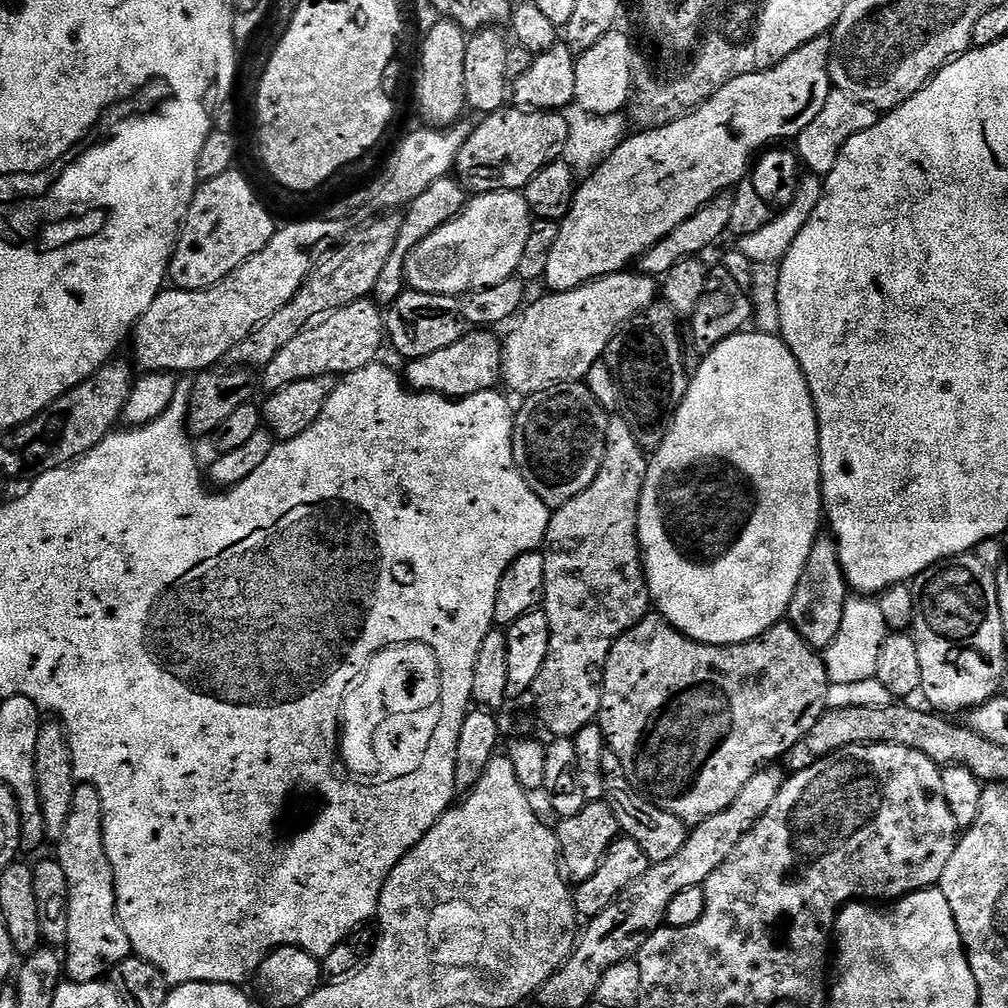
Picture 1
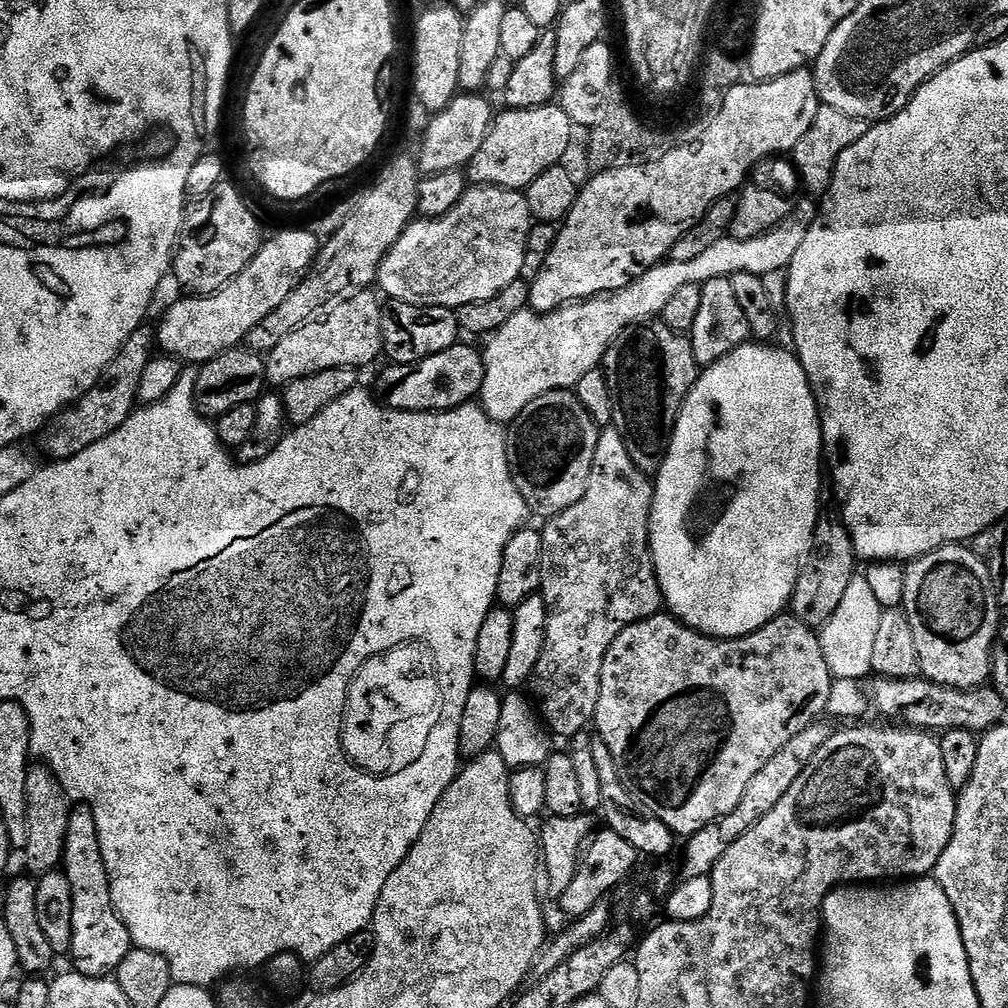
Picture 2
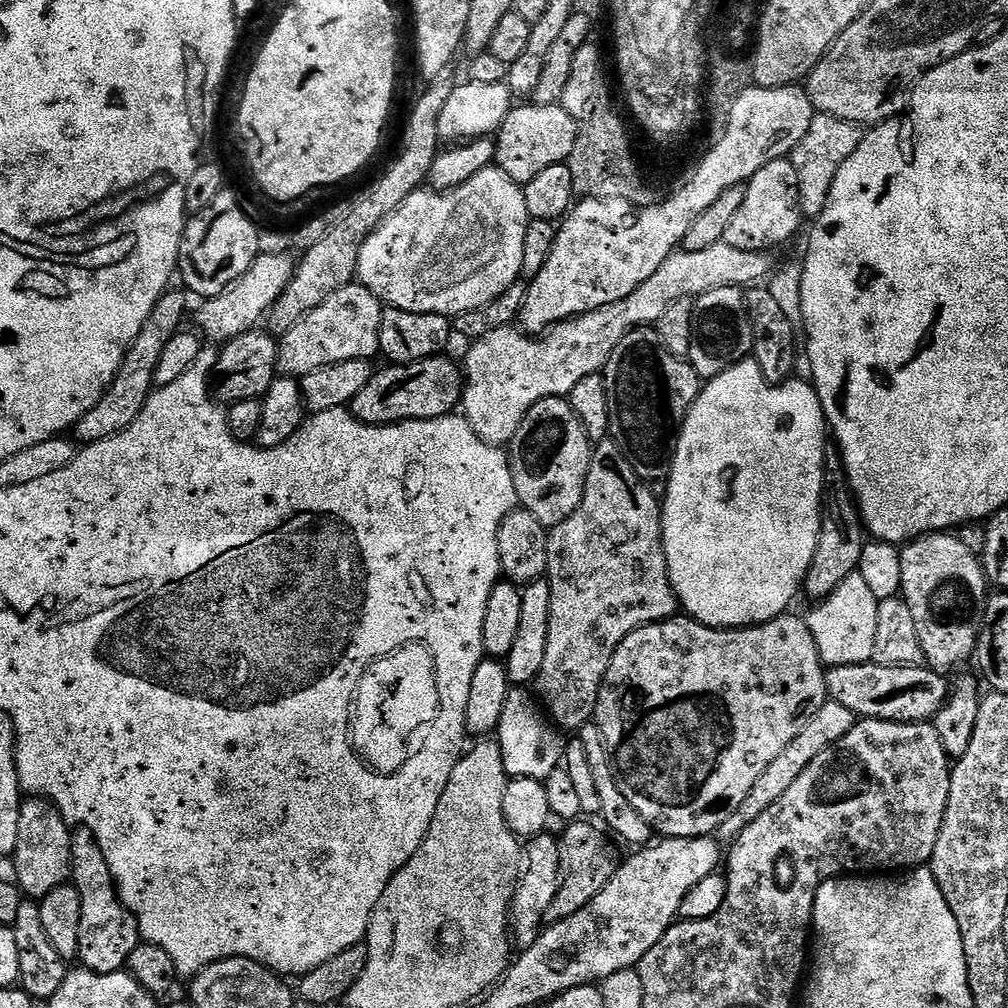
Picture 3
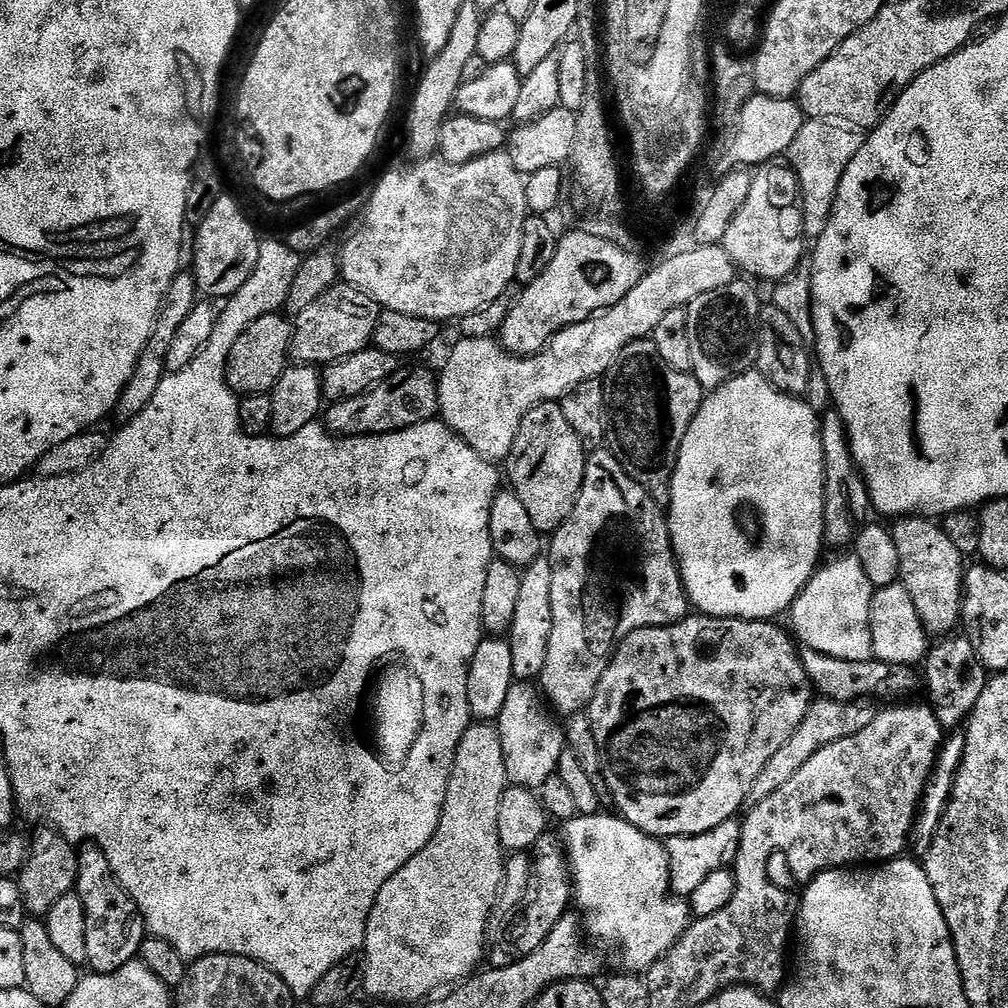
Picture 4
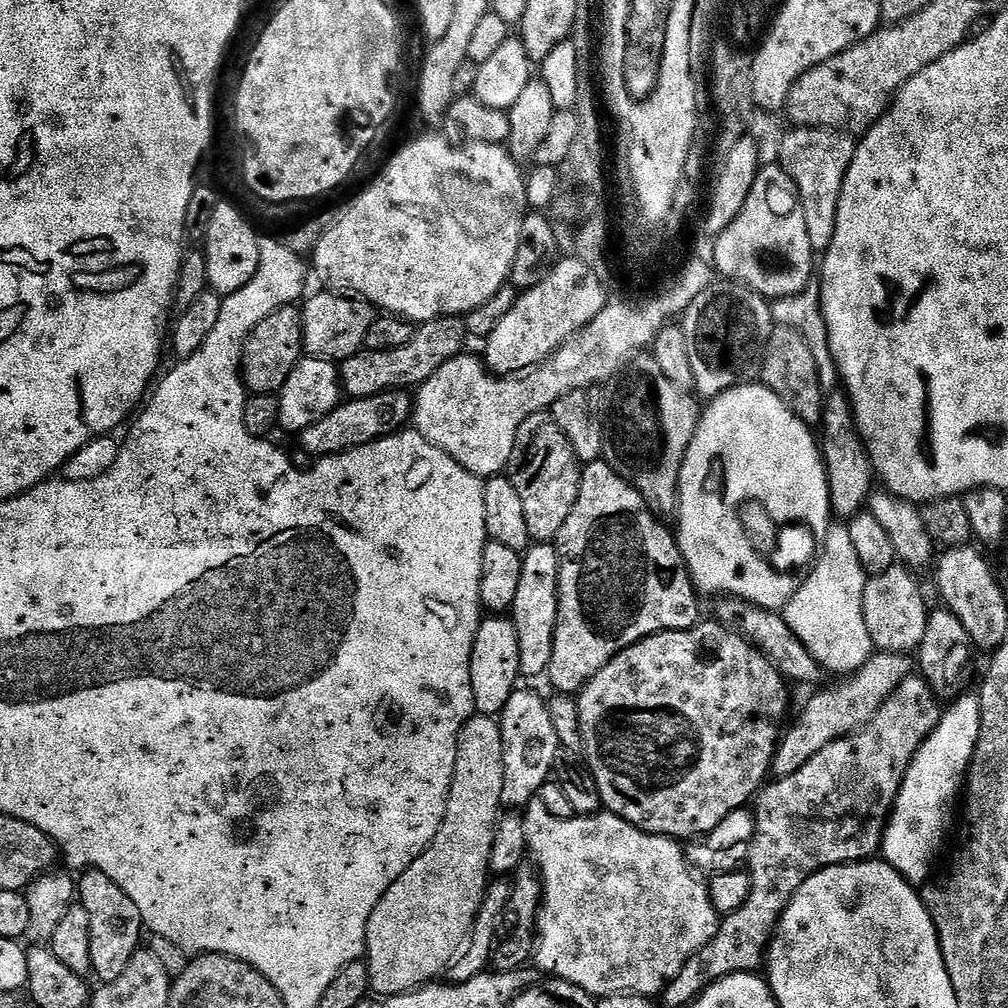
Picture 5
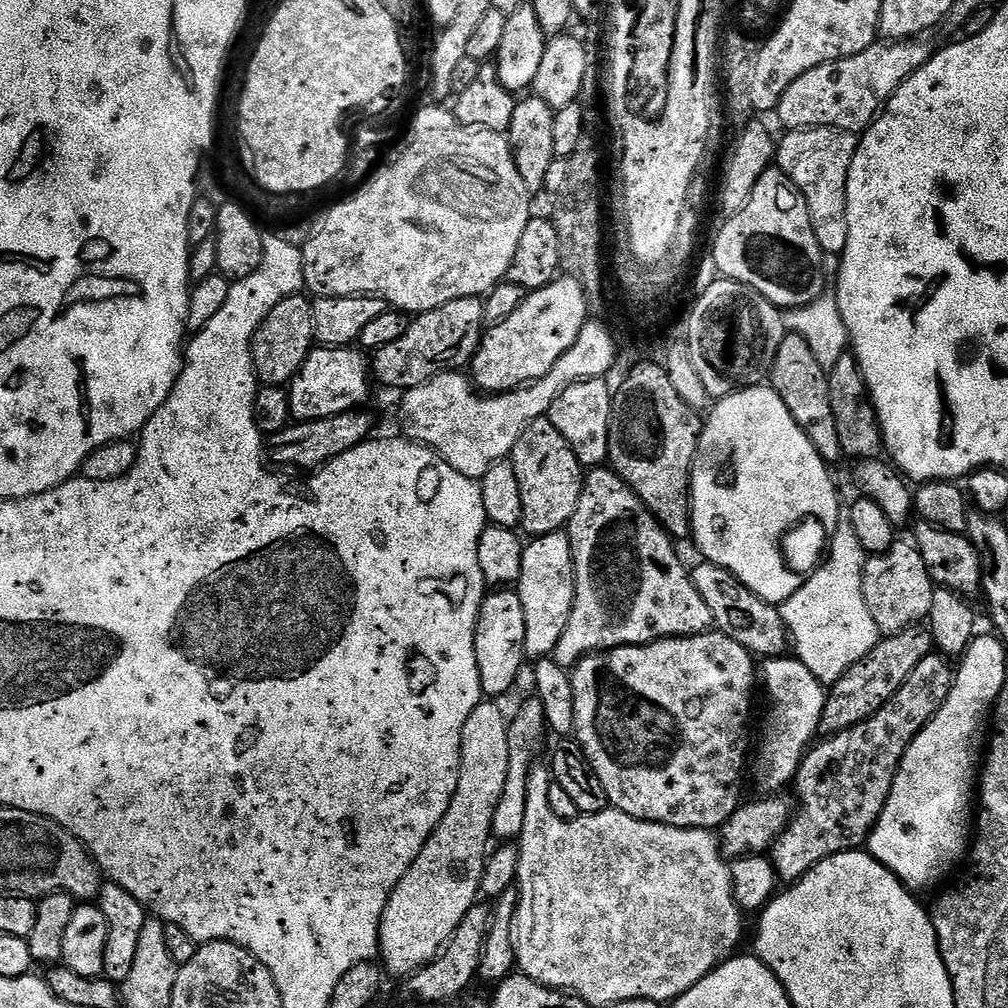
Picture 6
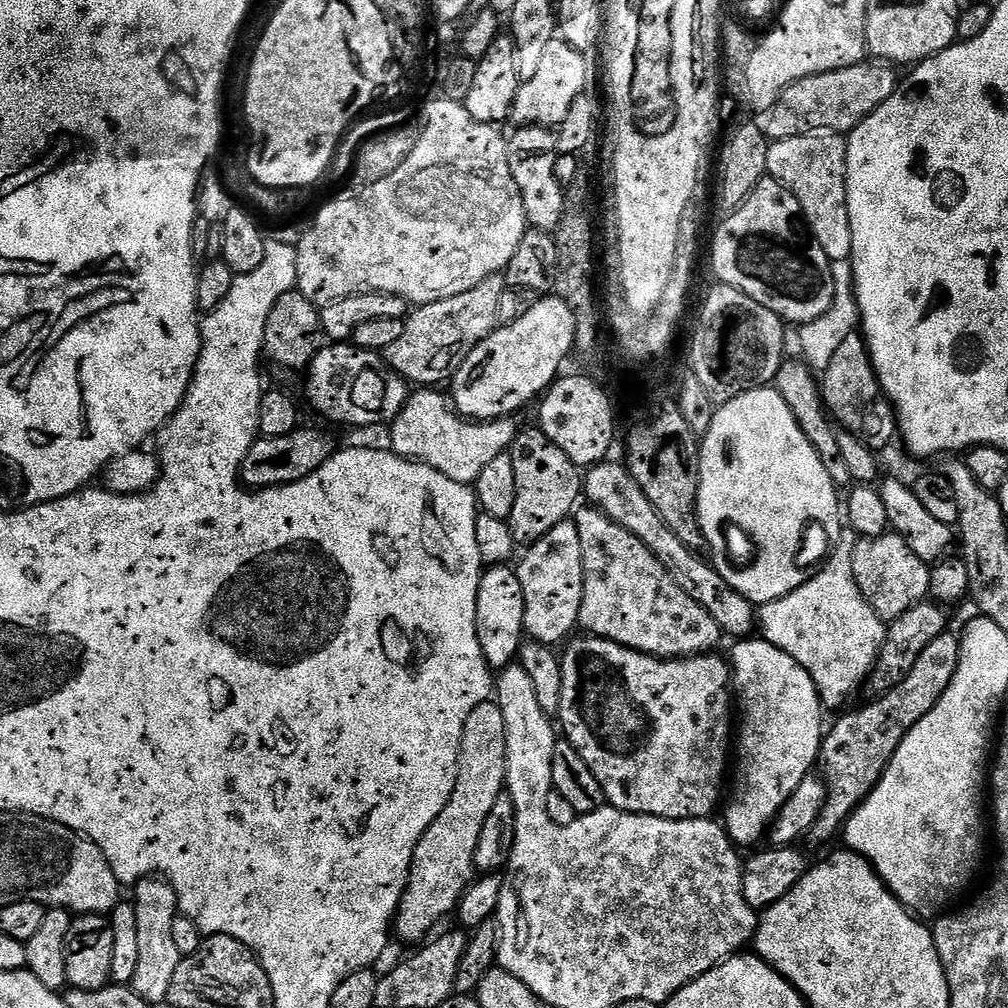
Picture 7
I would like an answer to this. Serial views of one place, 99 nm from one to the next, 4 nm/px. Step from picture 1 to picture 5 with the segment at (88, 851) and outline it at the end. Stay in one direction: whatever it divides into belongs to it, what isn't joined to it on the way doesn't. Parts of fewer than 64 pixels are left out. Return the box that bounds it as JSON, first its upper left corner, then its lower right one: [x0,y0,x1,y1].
[78,870,145,982]

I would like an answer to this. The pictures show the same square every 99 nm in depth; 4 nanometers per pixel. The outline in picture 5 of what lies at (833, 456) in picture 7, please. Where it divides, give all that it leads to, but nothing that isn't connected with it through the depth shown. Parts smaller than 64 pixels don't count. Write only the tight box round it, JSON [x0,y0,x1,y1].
[759,324,826,426]

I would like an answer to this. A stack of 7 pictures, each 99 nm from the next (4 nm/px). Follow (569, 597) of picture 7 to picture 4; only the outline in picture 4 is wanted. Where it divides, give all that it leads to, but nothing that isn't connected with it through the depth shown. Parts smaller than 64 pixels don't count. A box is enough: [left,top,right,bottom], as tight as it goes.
[506,558,554,681]

